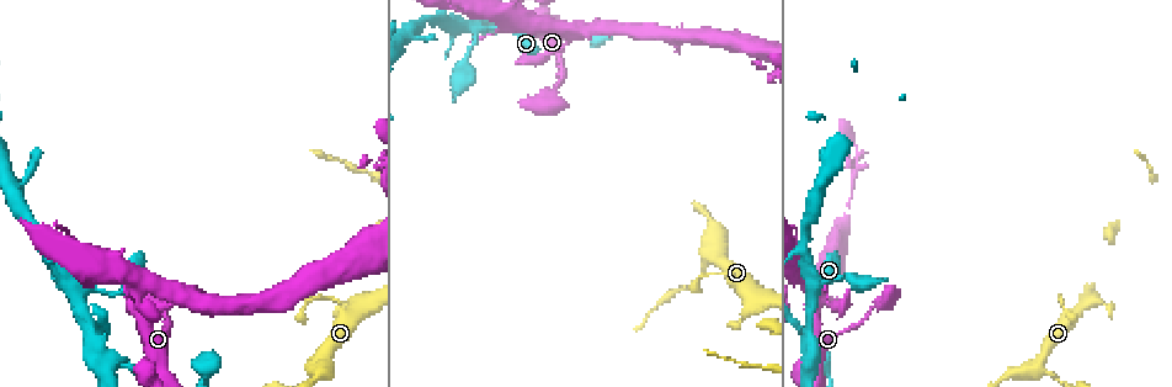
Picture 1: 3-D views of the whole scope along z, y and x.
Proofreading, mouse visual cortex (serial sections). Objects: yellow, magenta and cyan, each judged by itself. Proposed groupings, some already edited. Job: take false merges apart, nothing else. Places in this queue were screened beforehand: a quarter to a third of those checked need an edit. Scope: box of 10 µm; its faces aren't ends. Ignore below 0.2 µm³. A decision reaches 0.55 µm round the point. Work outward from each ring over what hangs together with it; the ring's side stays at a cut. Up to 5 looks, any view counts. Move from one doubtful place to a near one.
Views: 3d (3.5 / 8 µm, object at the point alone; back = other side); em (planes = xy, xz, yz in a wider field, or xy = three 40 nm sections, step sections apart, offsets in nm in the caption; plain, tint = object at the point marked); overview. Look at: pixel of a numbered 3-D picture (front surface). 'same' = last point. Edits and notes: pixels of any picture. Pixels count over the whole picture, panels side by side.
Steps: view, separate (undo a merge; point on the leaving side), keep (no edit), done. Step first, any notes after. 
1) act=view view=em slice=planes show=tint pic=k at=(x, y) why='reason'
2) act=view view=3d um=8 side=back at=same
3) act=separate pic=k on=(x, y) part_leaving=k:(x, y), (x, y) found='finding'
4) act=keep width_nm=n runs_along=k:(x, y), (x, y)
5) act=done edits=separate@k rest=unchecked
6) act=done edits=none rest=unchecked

act=view view=3d um=3.5 side=back pic=1 at=(1040, 362) why='thin arm on a thick one'

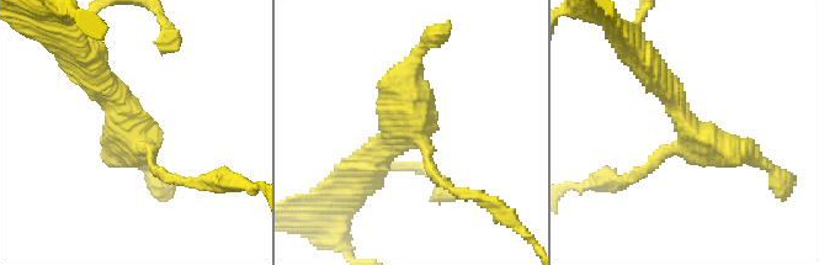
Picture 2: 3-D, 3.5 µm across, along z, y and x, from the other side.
act=view view=em slice=xy step=5 show=tint pic=2 at=(132, 132) arms=3 arm_widths_nm=150,350,350 why='now the EM'

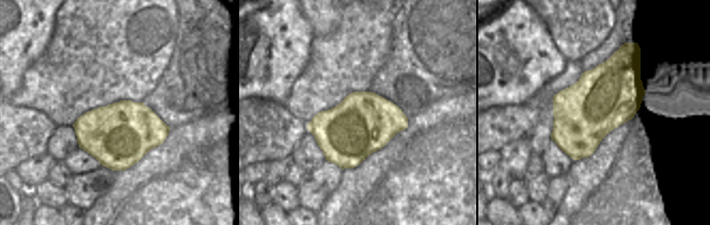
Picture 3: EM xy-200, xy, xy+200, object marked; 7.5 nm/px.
act=keep runs_along=2:(655, 74), (690, 134), (762, 165) found='all the same cell'

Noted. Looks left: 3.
act=view view=3d um=3.5 pic=1 at=(81, 285)

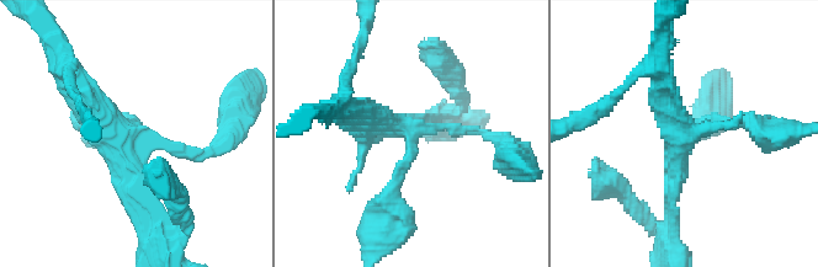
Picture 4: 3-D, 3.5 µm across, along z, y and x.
act=view view=em slice=planes show=plain pic=4 at=(415, 131)

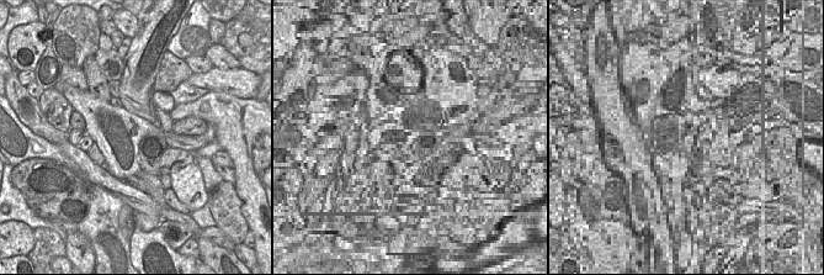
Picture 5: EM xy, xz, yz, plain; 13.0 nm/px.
act=view view=em slice=planes show=tint at=same

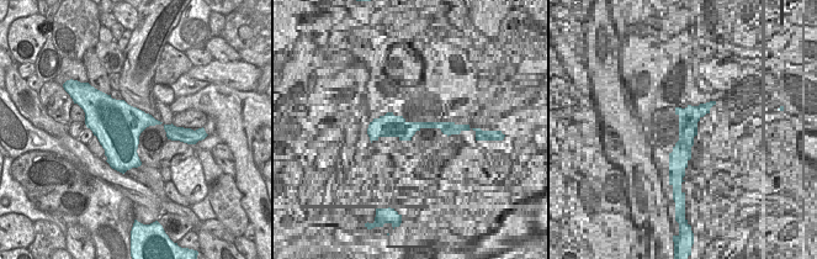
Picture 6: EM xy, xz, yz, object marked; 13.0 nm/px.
act=keep runs_along=4:(217, 149), (122, 134), (84, 89) found='one cell here'

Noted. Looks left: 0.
act=done edits=none rest=unchecked

